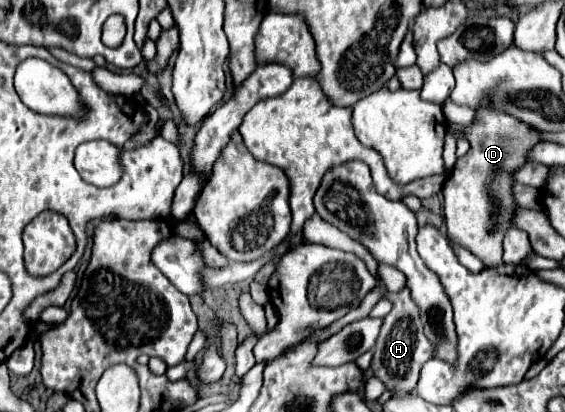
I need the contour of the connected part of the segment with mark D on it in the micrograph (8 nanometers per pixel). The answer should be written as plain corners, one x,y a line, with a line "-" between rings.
482,105
476,111
476,123
464,129
464,137
470,141
470,151
456,161
456,169
446,179
444,189
442,189
448,237
456,245
474,253
482,263
486,263
486,267
498,267
498,265
502,265
502,237
504,237
504,231
510,229
512,211
516,207
516,203
512,199
512,183
514,183
512,171
526,163
526,153
530,151
532,145
538,143
538,133
536,133
536,129
528,127
526,123

